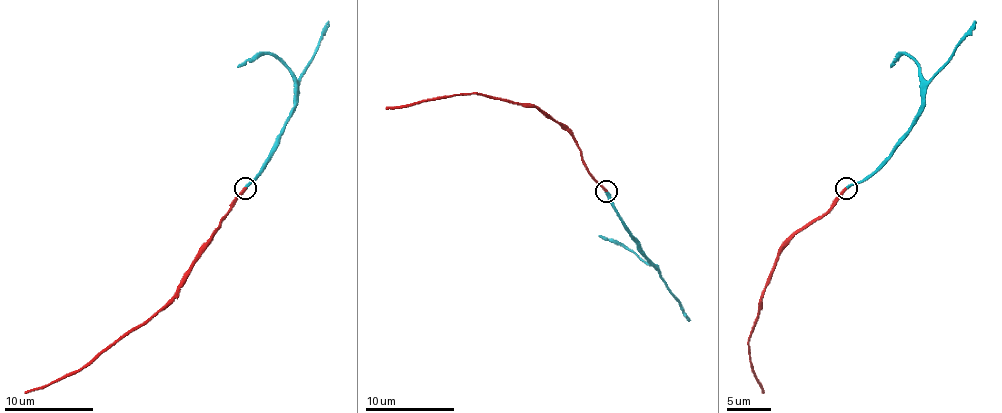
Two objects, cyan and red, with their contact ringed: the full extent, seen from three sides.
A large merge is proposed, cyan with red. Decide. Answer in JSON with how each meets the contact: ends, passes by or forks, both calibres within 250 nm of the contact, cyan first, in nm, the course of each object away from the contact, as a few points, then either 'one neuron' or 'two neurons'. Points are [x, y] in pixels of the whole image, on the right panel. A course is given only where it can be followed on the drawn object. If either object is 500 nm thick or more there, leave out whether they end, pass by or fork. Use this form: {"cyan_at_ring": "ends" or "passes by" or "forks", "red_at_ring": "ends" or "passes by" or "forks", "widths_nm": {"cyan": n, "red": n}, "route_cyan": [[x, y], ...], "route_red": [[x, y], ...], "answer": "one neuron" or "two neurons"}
{"cyan_at_ring": "ends", "red_at_ring": "ends", "widths_nm": {"cyan": 260, "red": 280}, "route_cyan": [[845, 188], [863, 181], [890, 154], [921, 105], [921, 88], [976, 21]], "route_red": [[845, 188], [823, 214], [783, 248], [761, 296], [748, 350], [763, 392]], "answer": "one neuron"}

